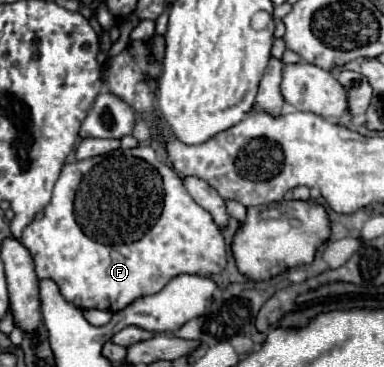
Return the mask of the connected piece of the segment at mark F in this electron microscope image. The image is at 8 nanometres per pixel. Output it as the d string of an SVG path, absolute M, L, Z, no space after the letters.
M138 145L138 147L126 149L126 151L124 149L116 149L116 151L108 153L108 155L66 163L62 167L62 171L60 171L60 177L58 177L56 185L54 185L52 199L42 211L42 219L30 223L22 231L22 243L30 249L30 253L34 257L38 279L52 279L60 287L60 293L64 295L66 301L70 301L72 305L76 305L80 309L106 309L106 311L112 311L112 313L118 311L118 309L124 309L126 305L130 305L138 297L146 297L146 295L158 293L176 275L190 273L190 275L204 275L206 277L206 275L220 273L226 267L226 243L224 243L224 237L220 233L220 227L214 223L212 215L206 209L202 209L186 193L186 189L182 185L182 177L178 177L172 167L168 167L162 161L158 161L158 157L156 157L156 153L154 153L154 149L150 145Z

